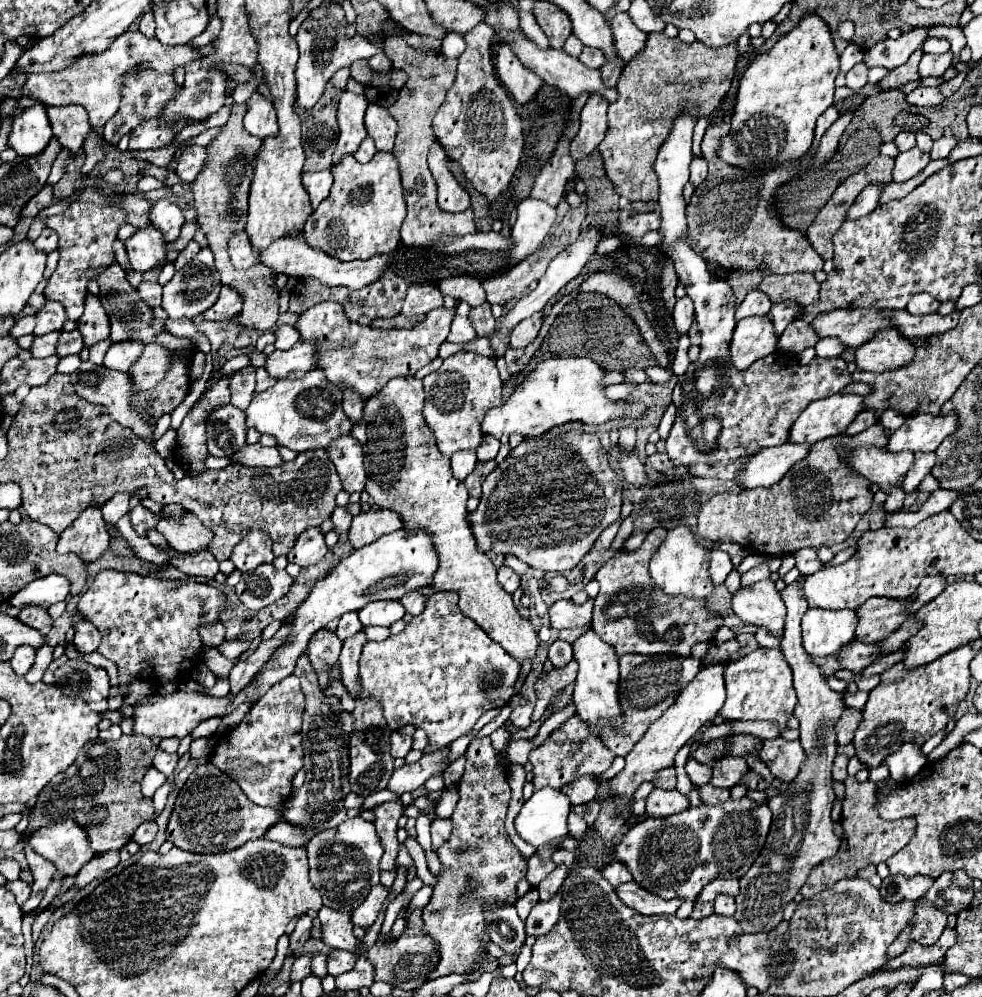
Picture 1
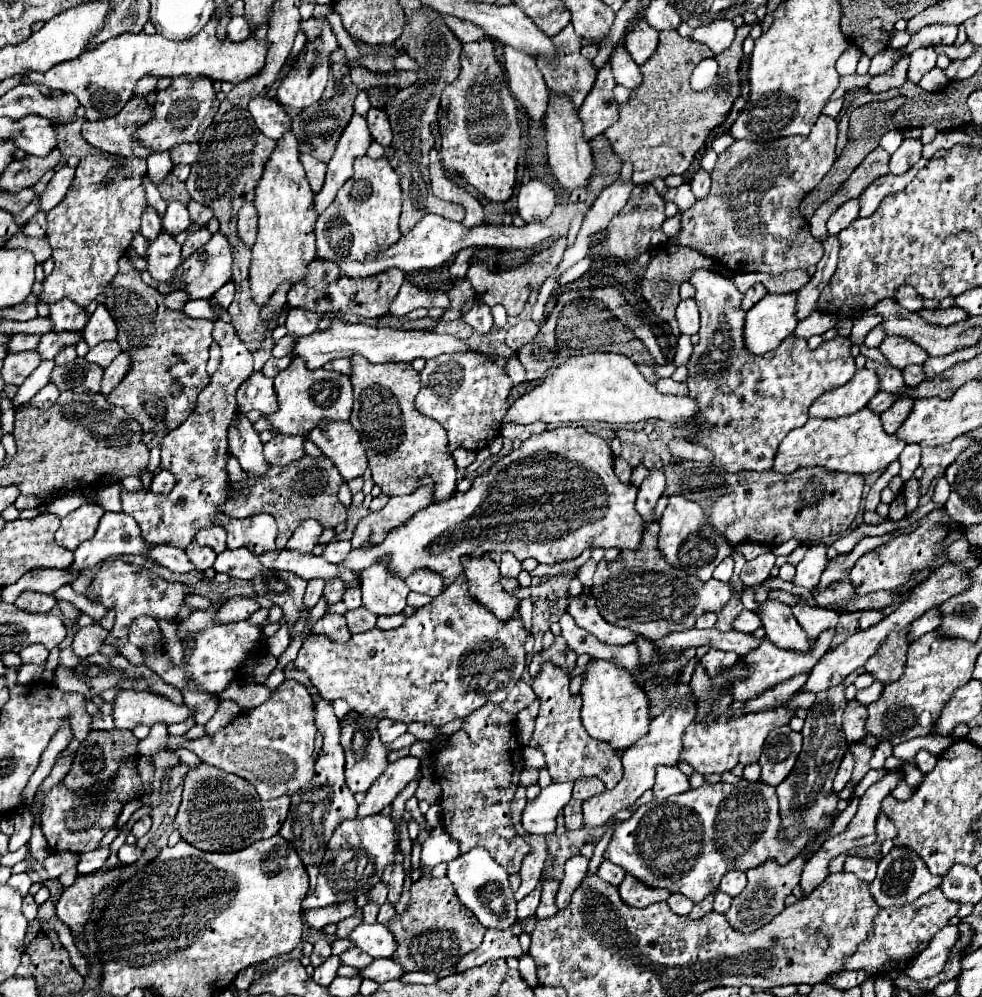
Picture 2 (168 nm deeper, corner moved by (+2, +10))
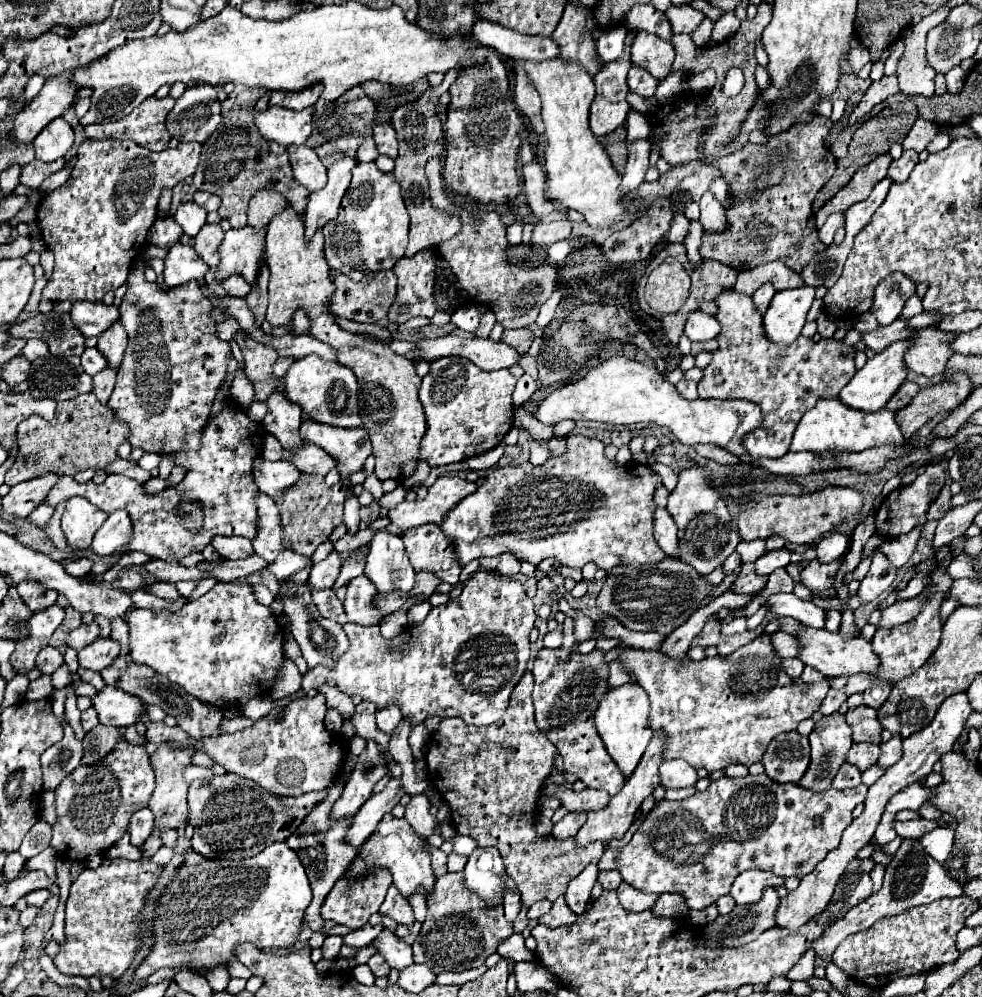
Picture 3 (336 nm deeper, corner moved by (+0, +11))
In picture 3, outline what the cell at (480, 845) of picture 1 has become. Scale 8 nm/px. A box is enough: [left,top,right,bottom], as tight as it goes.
[426,671,604,907]

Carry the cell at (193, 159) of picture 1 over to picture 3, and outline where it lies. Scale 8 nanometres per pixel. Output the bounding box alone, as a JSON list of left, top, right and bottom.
[38,141,200,301]

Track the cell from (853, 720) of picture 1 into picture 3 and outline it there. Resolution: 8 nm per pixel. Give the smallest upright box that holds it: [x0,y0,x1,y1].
[846,705,882,743]

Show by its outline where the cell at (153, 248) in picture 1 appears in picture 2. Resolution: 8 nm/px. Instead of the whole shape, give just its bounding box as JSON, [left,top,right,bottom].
[146,232,180,282]

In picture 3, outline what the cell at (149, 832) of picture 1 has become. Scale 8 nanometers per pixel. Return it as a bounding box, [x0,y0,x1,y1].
[128,807,154,847]

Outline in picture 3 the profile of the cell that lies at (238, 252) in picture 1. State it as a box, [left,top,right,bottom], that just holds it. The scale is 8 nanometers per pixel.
[248,189,288,229]

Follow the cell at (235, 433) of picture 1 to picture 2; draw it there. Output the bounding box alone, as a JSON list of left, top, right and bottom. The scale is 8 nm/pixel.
[228,412,268,476]

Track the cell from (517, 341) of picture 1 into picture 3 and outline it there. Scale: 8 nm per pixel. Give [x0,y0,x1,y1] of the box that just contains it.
[502,329,534,355]

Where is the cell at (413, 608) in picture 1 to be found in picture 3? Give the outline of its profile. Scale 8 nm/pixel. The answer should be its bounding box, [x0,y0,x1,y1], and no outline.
[402,523,462,585]

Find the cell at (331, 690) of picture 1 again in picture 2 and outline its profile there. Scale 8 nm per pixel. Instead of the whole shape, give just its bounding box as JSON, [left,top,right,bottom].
[296,576,526,726]

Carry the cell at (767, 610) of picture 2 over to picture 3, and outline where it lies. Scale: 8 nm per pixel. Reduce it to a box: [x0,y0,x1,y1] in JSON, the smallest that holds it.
[796,627,878,677]

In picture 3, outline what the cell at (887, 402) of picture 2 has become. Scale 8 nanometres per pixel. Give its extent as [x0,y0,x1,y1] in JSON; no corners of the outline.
[886,381,920,413]

